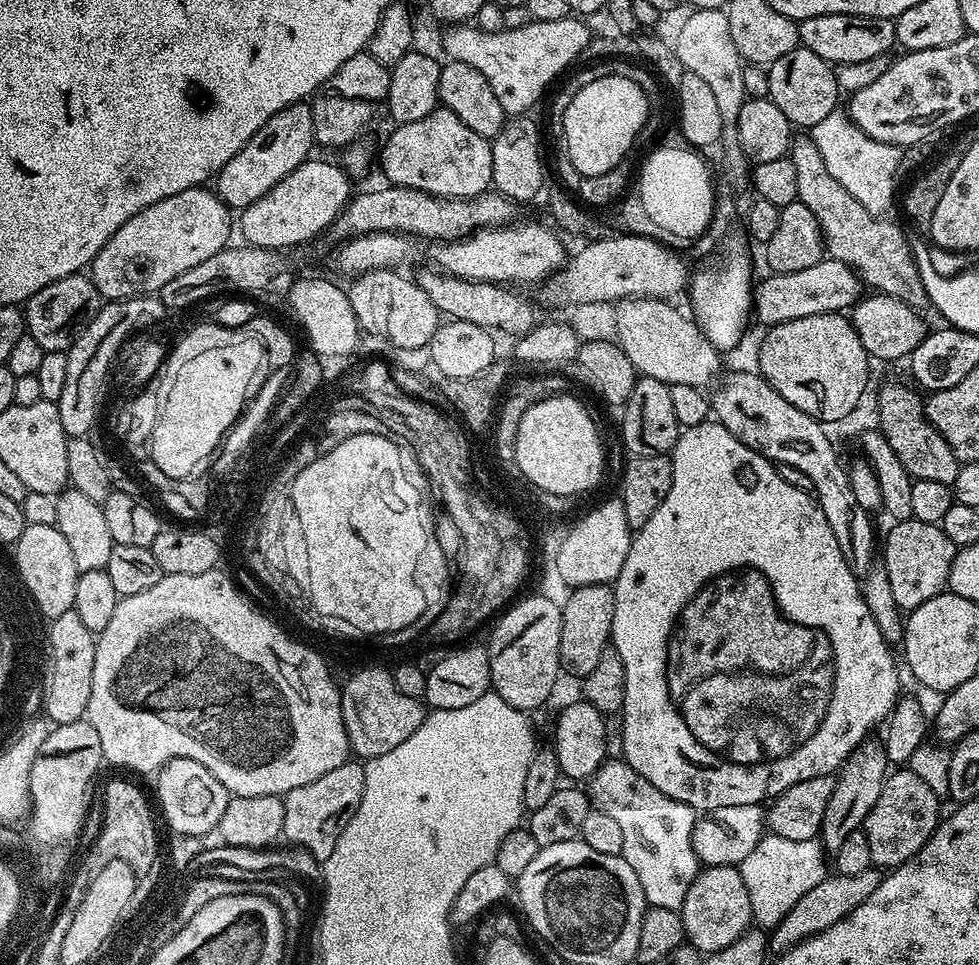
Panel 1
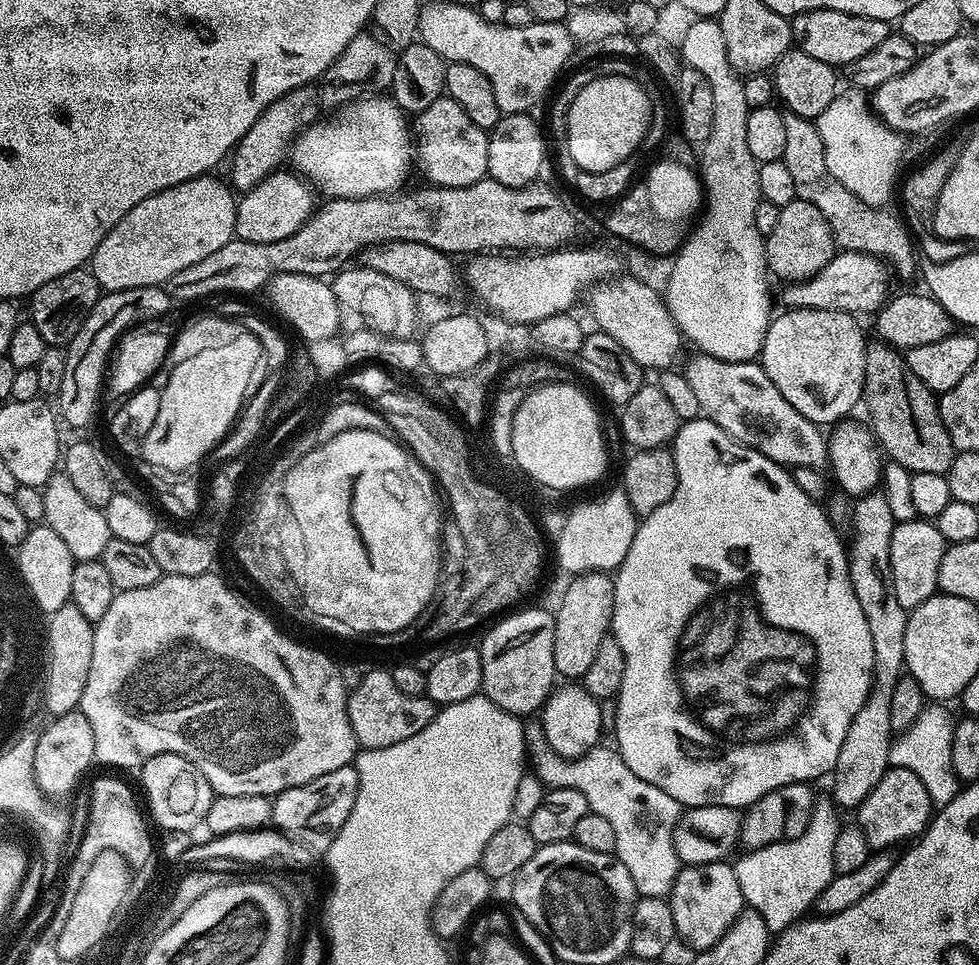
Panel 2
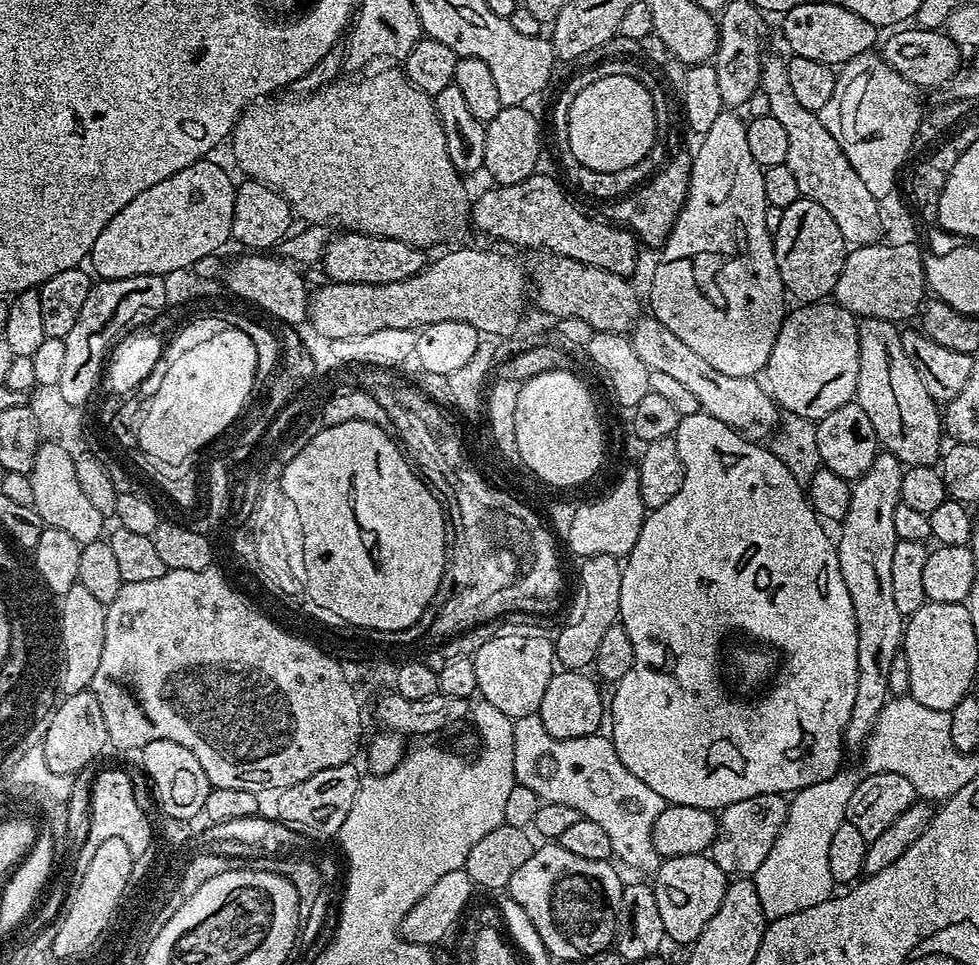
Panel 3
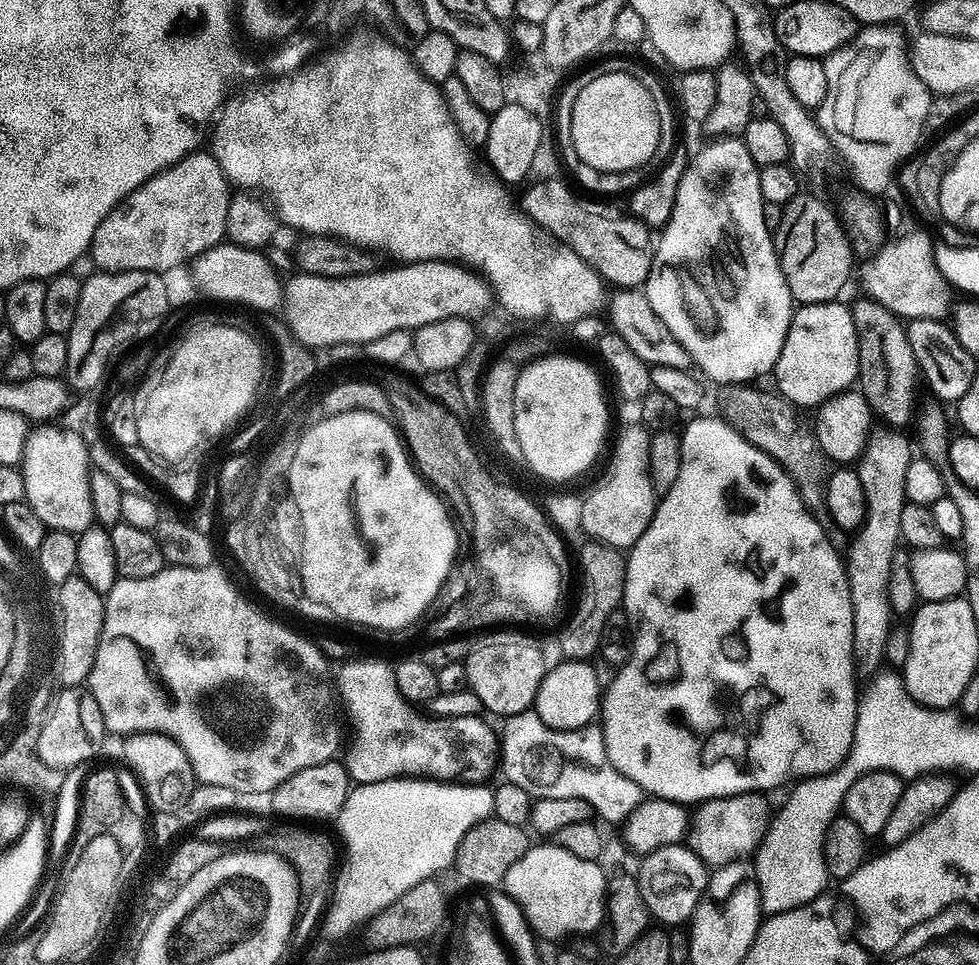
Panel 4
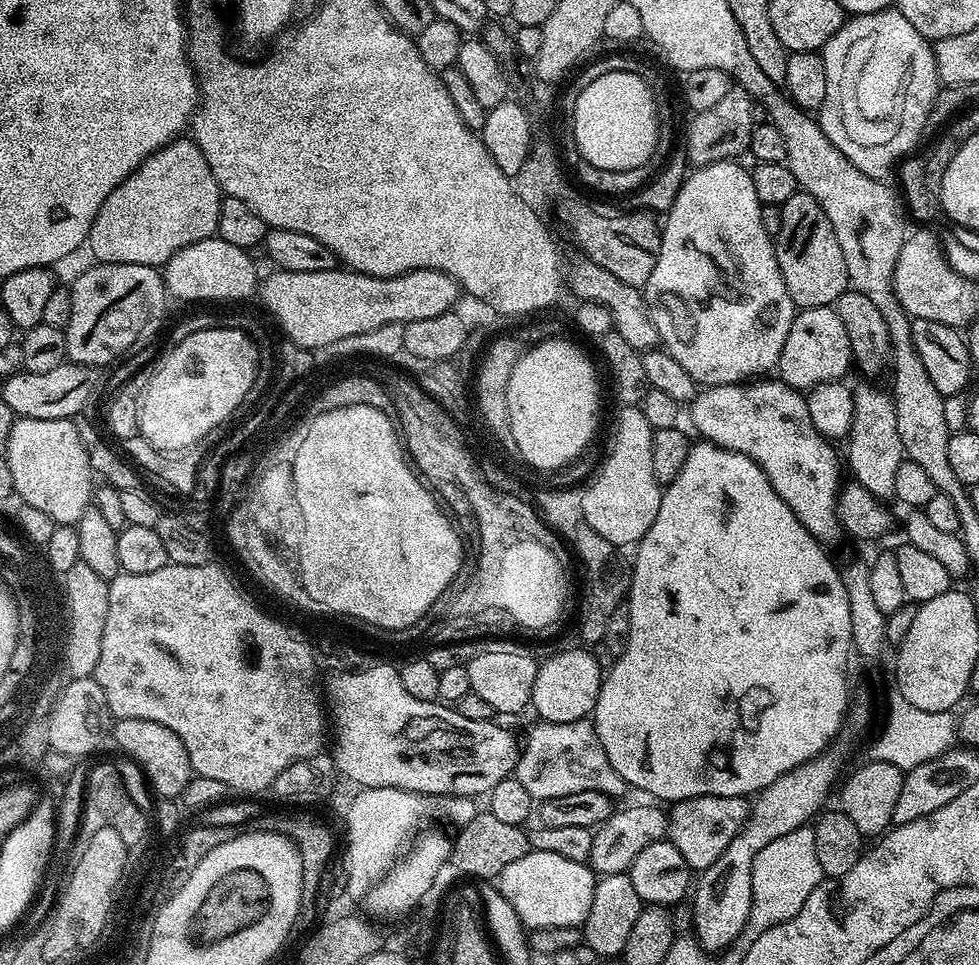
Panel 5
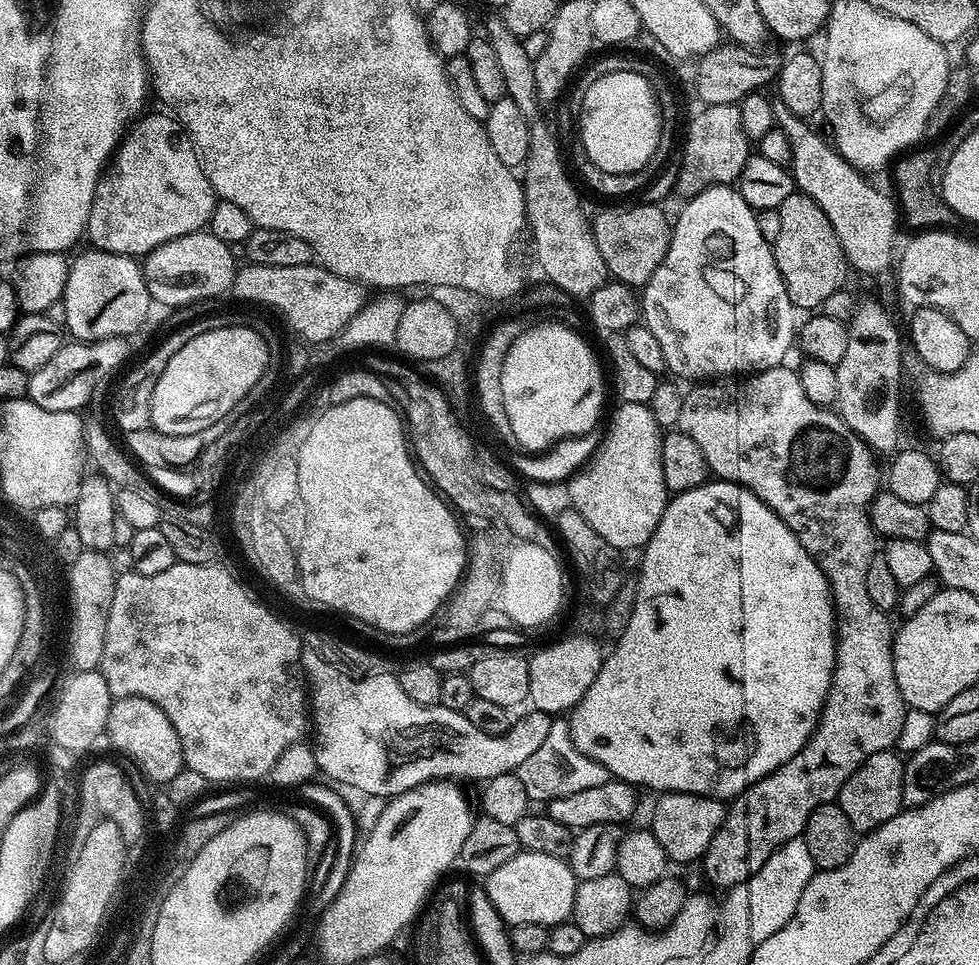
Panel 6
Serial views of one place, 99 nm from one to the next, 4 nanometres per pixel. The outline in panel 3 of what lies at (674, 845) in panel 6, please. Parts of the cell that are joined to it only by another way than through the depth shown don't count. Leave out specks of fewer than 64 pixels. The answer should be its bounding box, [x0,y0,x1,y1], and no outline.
[710,792,788,877]

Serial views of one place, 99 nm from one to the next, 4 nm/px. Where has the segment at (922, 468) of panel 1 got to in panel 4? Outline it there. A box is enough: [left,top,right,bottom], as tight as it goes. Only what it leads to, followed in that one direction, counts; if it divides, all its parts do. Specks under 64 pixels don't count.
[851,298,918,426]

